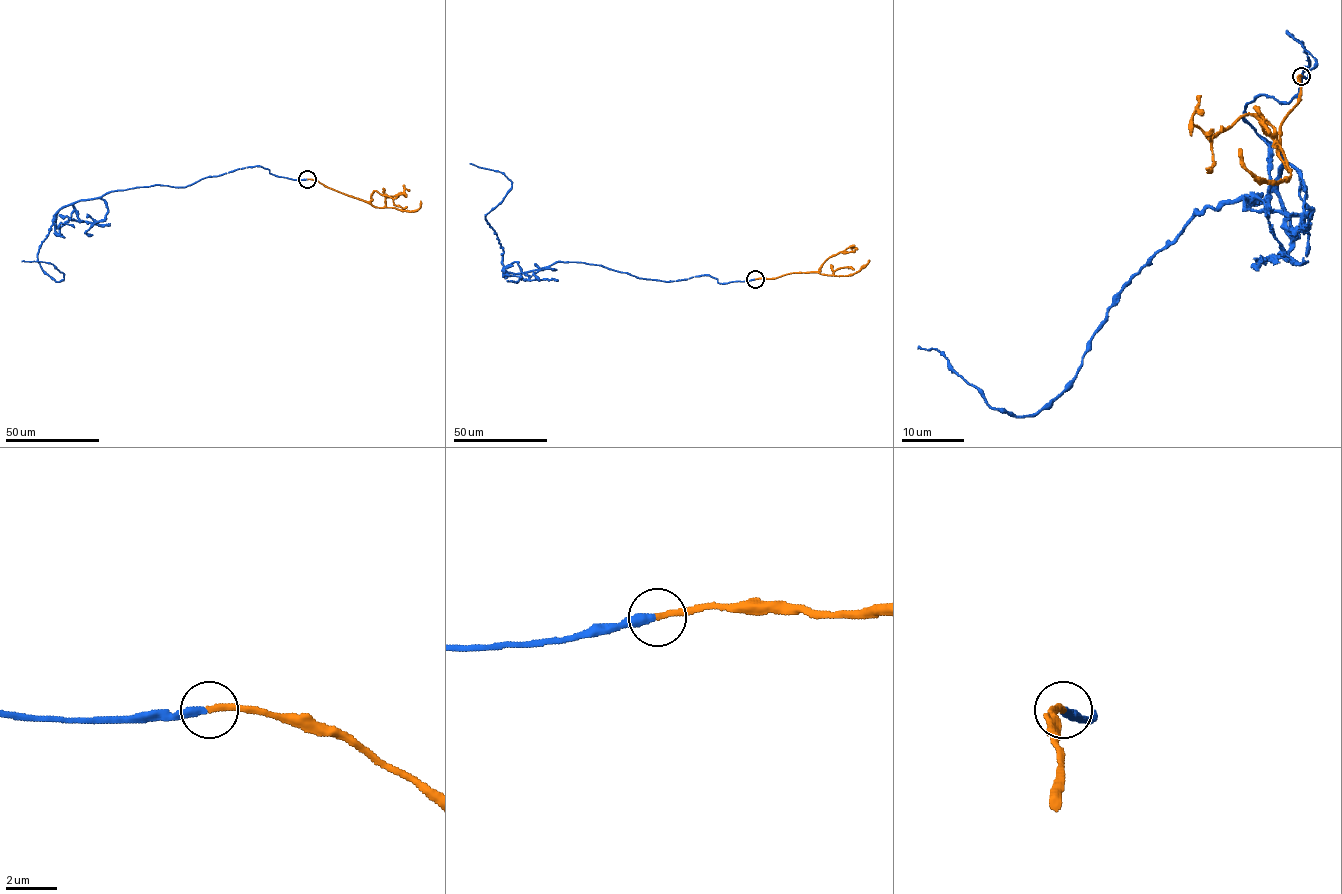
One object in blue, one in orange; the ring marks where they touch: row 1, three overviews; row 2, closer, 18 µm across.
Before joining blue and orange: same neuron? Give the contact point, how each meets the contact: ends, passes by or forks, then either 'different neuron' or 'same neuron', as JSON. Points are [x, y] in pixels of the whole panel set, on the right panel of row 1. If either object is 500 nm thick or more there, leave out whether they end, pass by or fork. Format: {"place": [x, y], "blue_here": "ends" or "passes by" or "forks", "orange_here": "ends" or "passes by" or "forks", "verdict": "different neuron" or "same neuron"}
{"place": [1301, 76], "blue_here": "ends", "orange_here": "ends", "verdict": "same neuron"}

